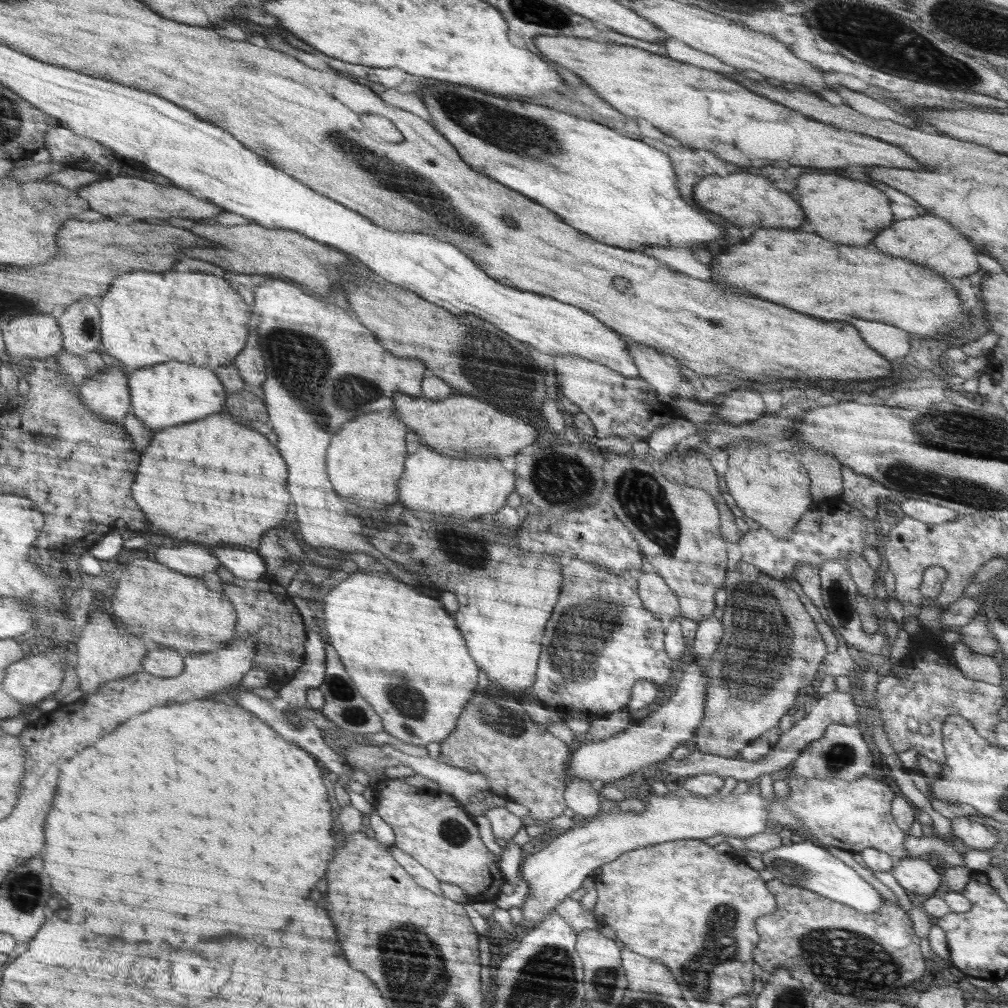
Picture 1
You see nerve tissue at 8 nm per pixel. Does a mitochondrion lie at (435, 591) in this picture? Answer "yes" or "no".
no

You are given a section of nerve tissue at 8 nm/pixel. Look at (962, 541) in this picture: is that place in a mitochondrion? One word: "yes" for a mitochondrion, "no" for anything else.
no

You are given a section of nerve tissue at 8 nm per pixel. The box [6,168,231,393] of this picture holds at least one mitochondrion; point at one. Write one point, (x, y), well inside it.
(87, 329)

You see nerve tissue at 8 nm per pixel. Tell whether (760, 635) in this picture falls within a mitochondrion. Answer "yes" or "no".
yes

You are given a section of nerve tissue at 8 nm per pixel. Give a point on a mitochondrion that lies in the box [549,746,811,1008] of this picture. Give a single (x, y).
(718, 946)

